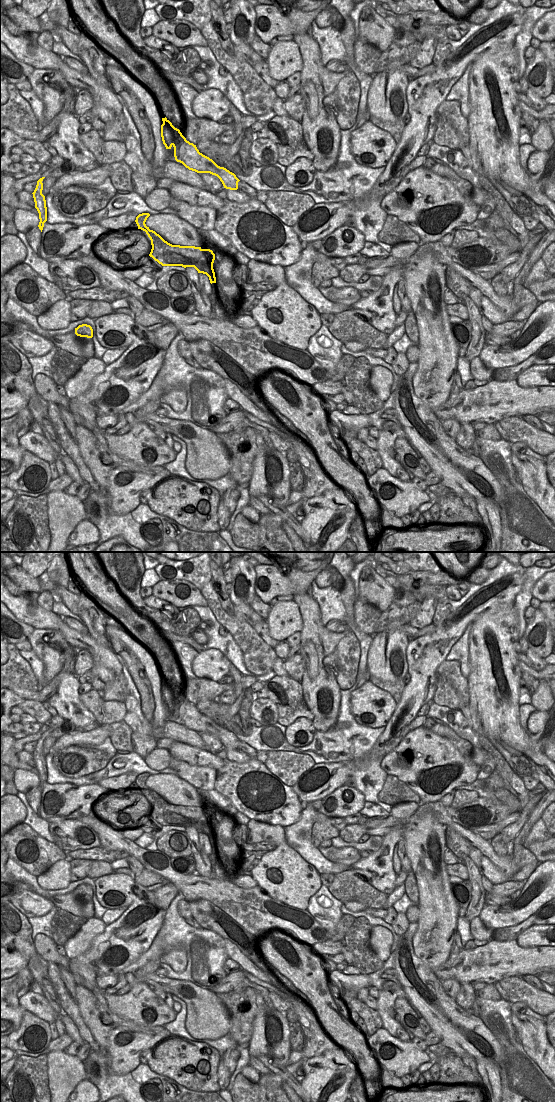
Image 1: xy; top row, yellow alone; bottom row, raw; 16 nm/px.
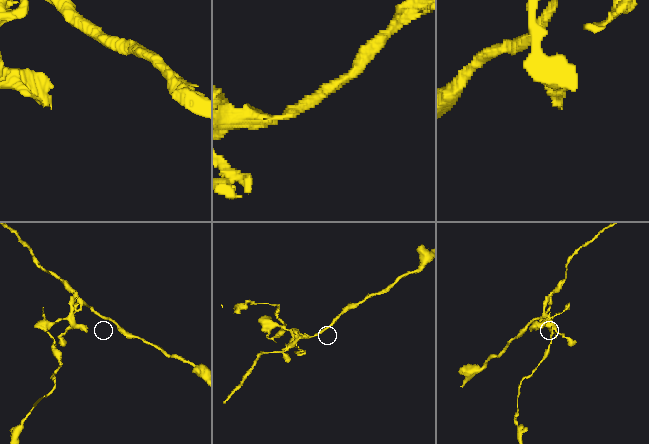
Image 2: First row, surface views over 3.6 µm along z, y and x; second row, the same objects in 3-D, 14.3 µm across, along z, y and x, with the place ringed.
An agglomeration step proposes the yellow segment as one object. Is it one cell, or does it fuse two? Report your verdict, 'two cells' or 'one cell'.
two cells

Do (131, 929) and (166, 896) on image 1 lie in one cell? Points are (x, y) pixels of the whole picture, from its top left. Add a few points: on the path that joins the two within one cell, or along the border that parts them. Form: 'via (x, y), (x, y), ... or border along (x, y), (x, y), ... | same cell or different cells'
border along (152, 891), (155, 903), (165, 910) | different cells

